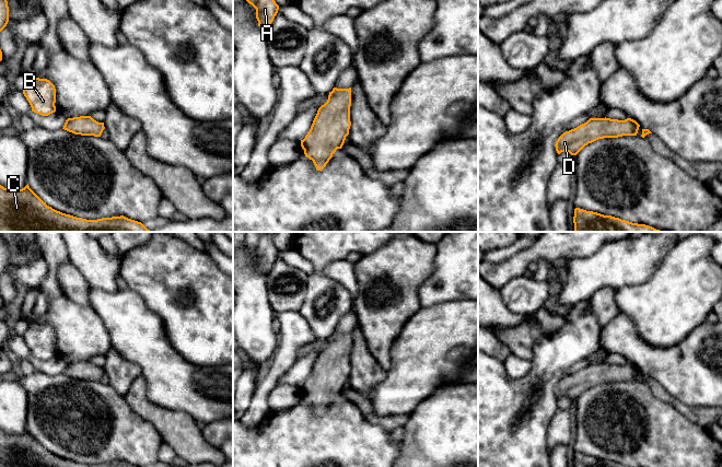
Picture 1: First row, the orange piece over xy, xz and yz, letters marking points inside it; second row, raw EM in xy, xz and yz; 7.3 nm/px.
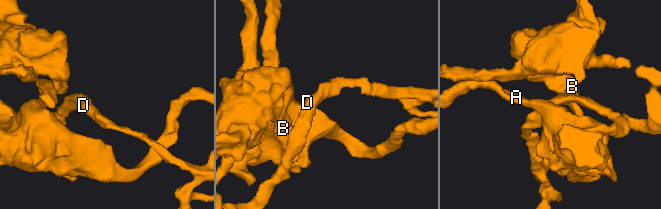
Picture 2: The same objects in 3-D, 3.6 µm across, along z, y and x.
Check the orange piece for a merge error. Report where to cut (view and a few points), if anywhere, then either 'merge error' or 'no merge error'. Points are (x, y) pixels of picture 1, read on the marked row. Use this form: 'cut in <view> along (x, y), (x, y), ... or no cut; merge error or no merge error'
no cut; no merge error

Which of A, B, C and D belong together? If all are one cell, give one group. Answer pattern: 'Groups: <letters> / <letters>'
Groups: A B C D

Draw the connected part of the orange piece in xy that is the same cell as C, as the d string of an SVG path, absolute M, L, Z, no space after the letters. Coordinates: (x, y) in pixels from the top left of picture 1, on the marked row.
M0 185L0 232L153 232L124 215L86 220L47 206L28 186L8 189Z

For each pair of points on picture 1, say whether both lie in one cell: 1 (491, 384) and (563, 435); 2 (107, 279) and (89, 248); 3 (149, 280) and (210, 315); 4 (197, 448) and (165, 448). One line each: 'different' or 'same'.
1: different
2: same
3: same
4: different

